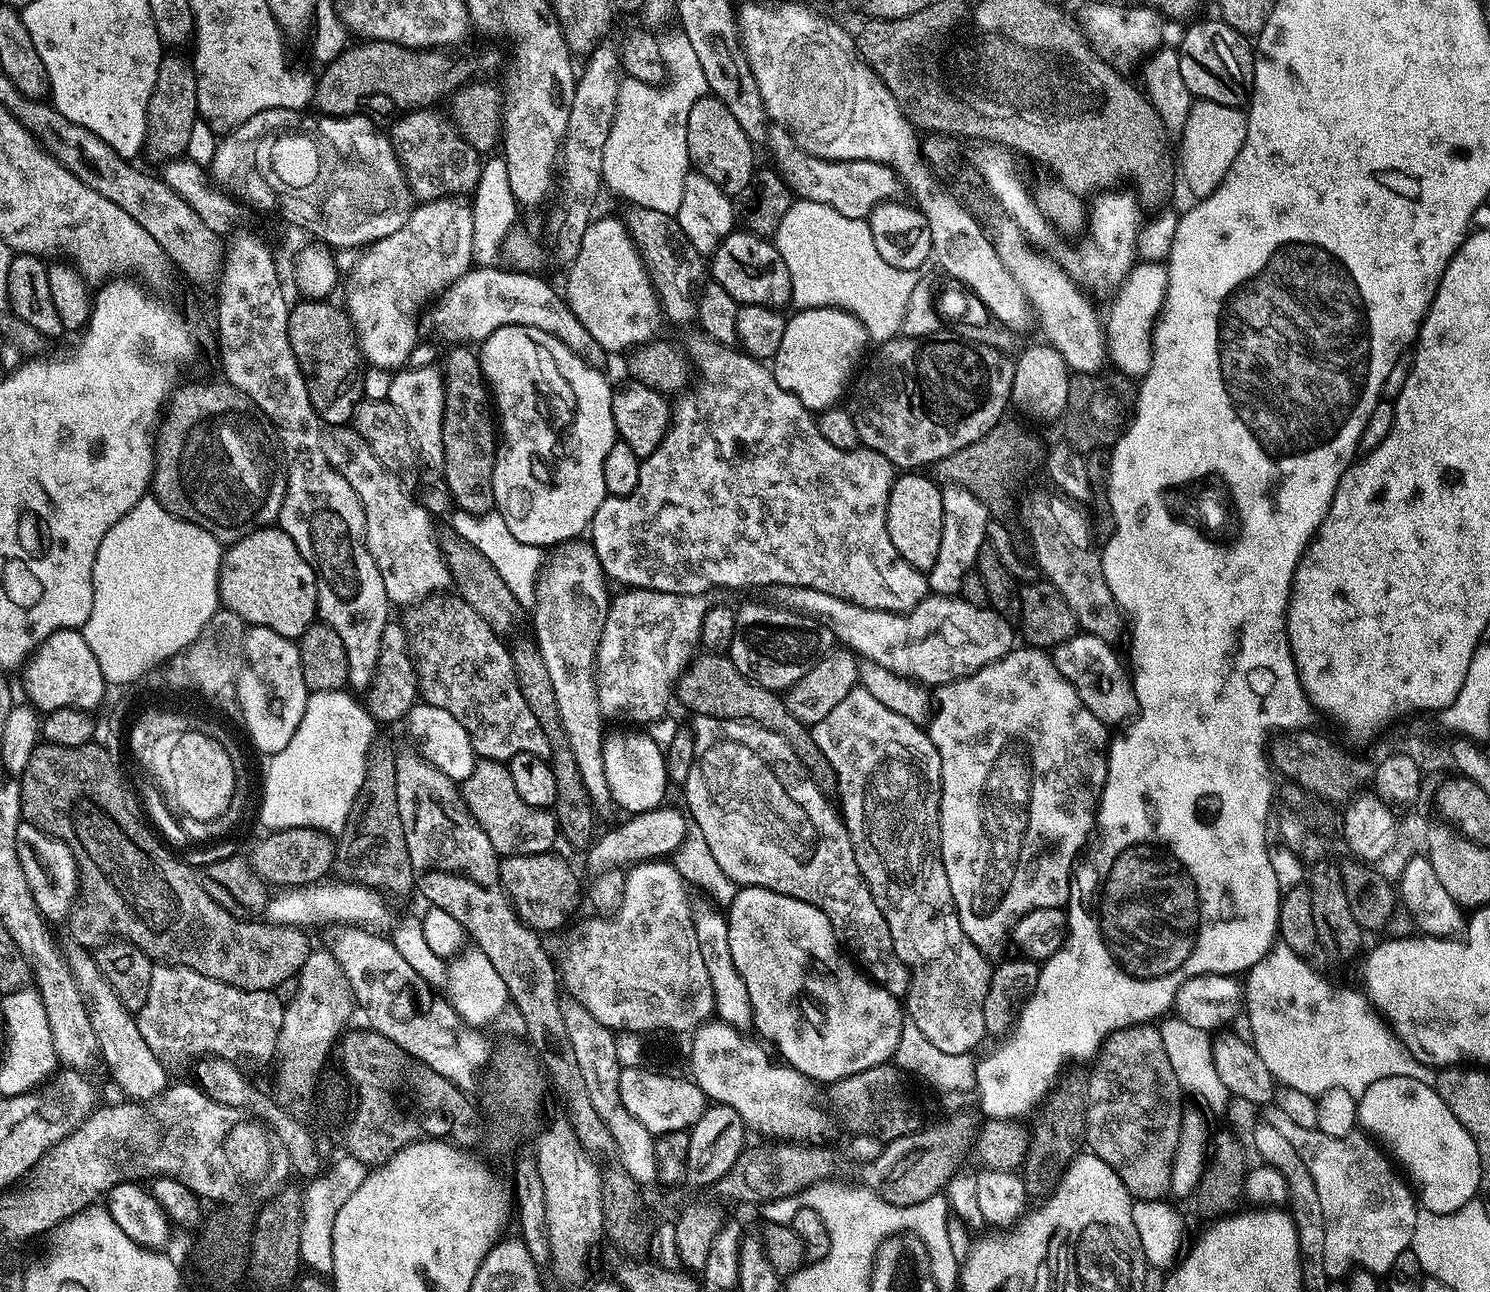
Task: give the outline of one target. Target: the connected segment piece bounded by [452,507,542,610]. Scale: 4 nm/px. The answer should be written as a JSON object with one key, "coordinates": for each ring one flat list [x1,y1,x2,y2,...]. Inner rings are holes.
{"coordinates":[[457,507,454,512,453,531,477,548,482,558,486,558,486,562,490,562,490,566,494,566,494,570,502,574,502,582,506,582,510,594,514,594,519,607,531,610,536,601,536,578,542,566,540,565,541,549,534,544,518,542,518,538,510,534,504,516,494,508,483,512,472,512]]}

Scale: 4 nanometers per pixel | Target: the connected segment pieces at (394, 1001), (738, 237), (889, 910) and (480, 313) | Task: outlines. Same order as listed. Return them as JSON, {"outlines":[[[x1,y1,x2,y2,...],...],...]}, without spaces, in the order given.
{"outlines":[[[360,926,343,927,332,946,332,953,347,978,355,1003,359,1009,361,1006,368,1020,367,1025,379,1031,384,1028,388,1018,402,1020,412,1016,416,1001,423,993,424,980,409,966,389,937,382,938,368,931,372,930]],[[733,230,711,253,710,276,739,305,761,304,780,310,792,298,790,270,786,270,786,262,782,262,782,254,778,254,775,243,747,230]],[[862,686,851,688,820,722,811,725,811,730,814,742,818,742,818,750,822,750,822,754,826,754,830,766,834,766,838,808,842,813,846,830,850,834,850,842,854,846,854,858,858,862,858,870,862,874,878,910,882,910,882,918,886,918,886,926,890,926,890,938,894,942,894,950,898,954,898,958,902,958,902,962,908,967,908,973,912,975,906,997,907,1019,914,1026,918,1026,918,1030,922,1030,922,1034,926,1034,926,1038,930,1042,934,1042,934,1046,938,1046,938,1050,943,1050,946,1054,975,1053,975,1048,983,1040,986,1040,987,1028,983,1018,983,1002,986,999,987,987,990,986,993,965,990,963,989,957,983,956,978,950,978,946,974,946,974,942,970,942,970,938,966,938,966,930,962,930,962,922,958,918,954,906,954,894,950,894,950,878,946,874,946,866,940,857,940,775,942,766,934,742,921,725,902,718,902,714,894,714,894,710,890,710,890,706,882,706,882,702,878,702,878,698,874,698,874,694,867,692]],[[484,266,488,268,473,267,465,272,441,293,439,300,433,307,432,328,436,332,440,328,448,328,454,336,454,344,468,344,472,341,482,342,495,329,504,325,526,325,534,326,536,329,544,330,546,333,552,333,555,337,563,342,574,354,578,354,578,358,586,361,591,368,603,369,606,353,602,346,598,346,598,342,594,342,590,330,586,330,586,326,582,326,582,322,576,315,569,310,567,301,563,295,556,291,542,278,530,274,528,272,514,272,512,270,504,270,502,268,492,268,496,266]]]}

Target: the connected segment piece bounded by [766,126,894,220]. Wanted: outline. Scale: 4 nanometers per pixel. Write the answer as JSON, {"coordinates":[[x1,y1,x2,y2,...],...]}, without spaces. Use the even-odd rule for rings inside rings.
{"coordinates":[[779,126,767,129,767,140,772,147,772,156,776,159,775,167,780,177,799,199,830,206,838,210,838,214,846,214,846,218,863,220,871,214,877,204,893,195,894,173,885,164,869,160,823,160,802,150,796,145,794,137]]}

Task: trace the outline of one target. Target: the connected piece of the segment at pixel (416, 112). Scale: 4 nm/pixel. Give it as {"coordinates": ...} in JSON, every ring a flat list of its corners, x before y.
{"coordinates":[[431,107,414,108,397,115,392,124,392,149,404,172,409,193,417,201,464,198,475,193,480,181,482,160,460,135,447,115,439,116]]}

